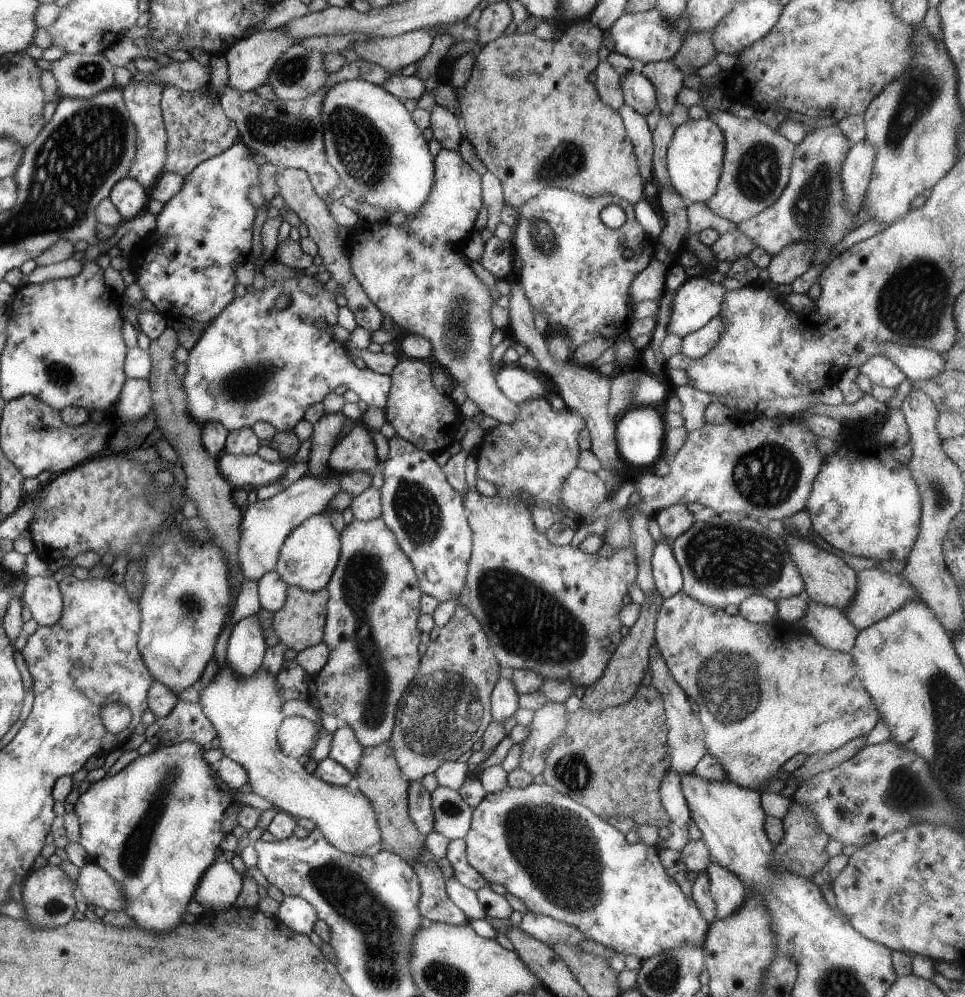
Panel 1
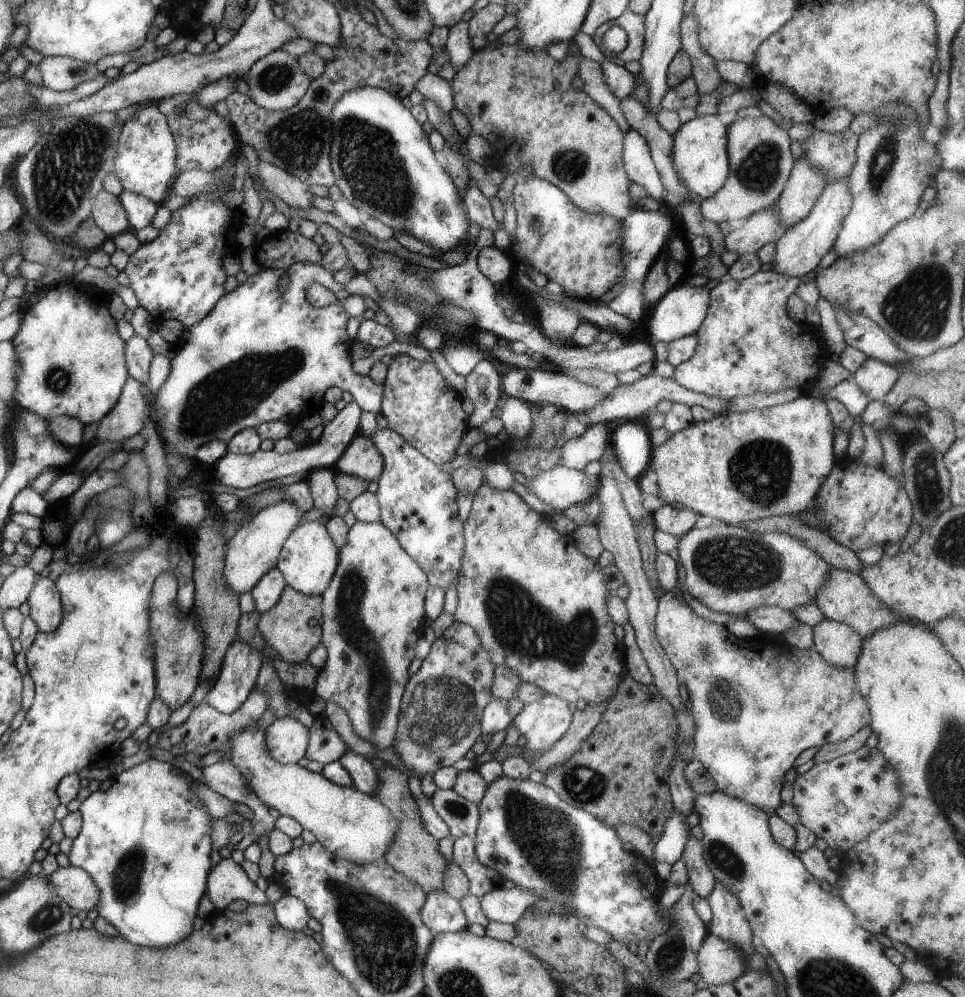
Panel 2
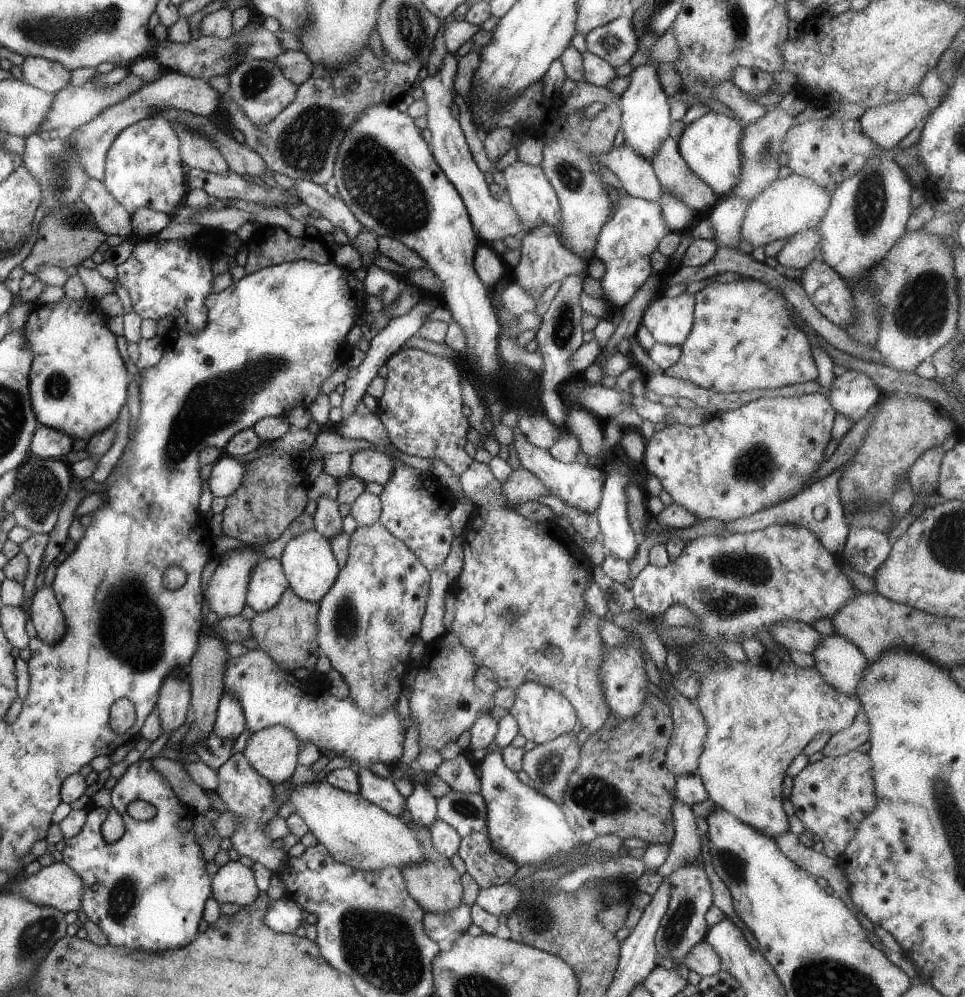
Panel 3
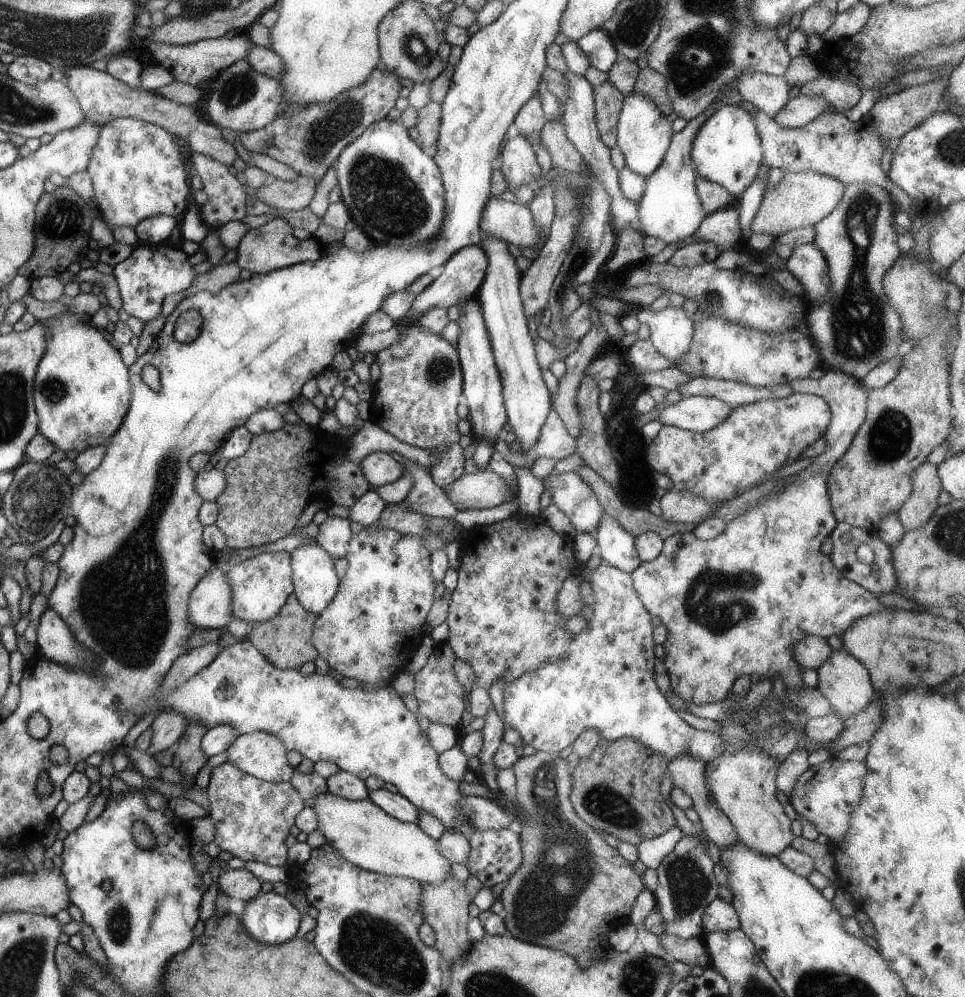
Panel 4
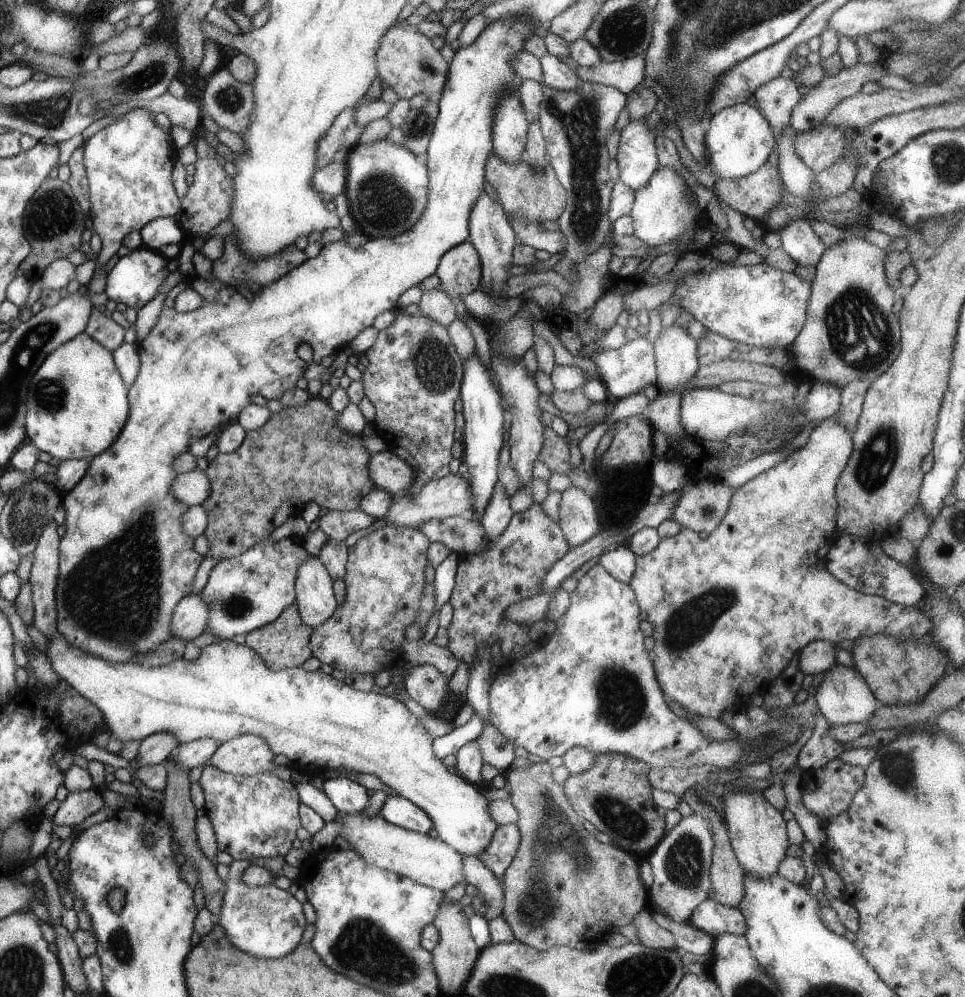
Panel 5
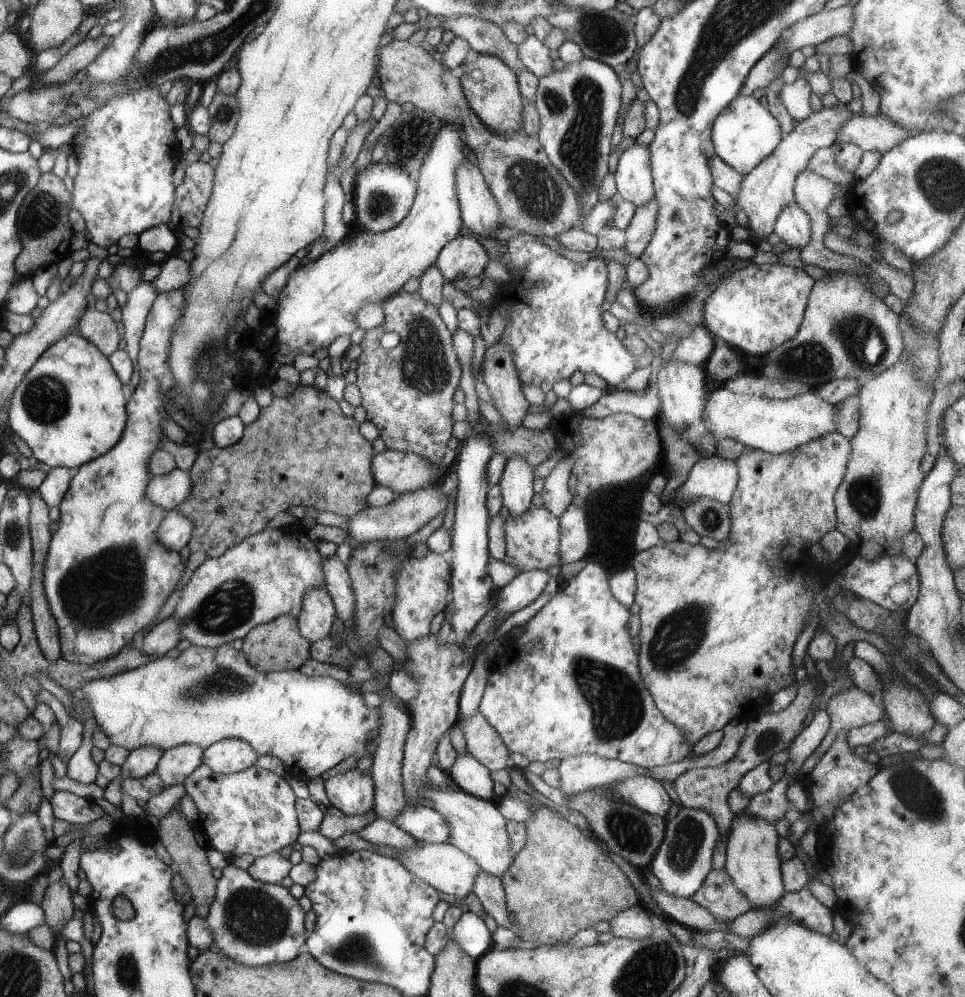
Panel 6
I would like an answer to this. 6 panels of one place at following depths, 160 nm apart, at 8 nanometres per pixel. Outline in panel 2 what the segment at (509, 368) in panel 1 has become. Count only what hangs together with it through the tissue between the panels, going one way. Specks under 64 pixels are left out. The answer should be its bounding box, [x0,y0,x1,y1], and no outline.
[502,367,606,413]

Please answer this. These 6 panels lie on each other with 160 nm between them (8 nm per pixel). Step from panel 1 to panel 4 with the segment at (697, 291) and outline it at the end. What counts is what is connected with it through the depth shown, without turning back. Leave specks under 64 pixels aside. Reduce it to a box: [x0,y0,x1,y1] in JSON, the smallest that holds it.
[635,305,694,366]

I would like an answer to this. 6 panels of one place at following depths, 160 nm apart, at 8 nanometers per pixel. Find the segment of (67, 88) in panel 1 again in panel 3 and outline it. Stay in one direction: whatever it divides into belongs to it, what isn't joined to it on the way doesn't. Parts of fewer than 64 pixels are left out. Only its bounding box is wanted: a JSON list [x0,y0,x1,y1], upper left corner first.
[22,57,72,95]

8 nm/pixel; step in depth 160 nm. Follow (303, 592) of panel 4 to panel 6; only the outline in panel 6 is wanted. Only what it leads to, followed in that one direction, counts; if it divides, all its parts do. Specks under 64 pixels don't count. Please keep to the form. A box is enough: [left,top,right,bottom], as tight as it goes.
[297,587,336,644]

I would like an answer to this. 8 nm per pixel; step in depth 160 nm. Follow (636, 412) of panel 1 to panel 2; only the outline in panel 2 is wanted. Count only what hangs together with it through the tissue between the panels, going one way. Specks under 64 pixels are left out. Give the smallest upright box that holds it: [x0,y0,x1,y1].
[610,420,651,481]

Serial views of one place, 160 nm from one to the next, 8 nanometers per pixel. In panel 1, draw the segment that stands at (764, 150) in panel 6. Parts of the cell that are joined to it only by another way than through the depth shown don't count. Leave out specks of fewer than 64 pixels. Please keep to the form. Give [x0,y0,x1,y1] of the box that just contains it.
[666,118,725,203]

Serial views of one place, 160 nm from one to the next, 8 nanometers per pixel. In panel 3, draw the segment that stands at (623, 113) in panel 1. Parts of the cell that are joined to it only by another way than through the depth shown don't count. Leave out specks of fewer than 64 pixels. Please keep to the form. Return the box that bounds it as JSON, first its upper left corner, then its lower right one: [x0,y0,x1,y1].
[600,144,663,201]

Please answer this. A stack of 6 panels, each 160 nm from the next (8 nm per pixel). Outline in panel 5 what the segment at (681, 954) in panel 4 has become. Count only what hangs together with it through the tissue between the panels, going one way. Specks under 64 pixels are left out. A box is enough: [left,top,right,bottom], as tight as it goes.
[632,909,677,950]

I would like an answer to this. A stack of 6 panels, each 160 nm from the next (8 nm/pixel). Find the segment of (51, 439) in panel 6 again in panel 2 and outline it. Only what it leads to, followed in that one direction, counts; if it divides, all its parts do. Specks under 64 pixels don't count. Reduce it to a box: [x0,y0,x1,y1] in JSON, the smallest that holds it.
[11,278,128,425]

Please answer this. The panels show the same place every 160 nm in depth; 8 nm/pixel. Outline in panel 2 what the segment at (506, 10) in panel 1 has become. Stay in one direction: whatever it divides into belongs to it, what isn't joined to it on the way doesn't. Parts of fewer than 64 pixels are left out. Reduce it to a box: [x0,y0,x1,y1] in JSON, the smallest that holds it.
[467,3,506,51]

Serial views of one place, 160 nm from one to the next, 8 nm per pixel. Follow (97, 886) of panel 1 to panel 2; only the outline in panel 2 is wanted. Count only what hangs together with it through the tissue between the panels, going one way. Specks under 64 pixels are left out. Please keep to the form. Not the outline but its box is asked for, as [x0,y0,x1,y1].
[50,865,99,912]

